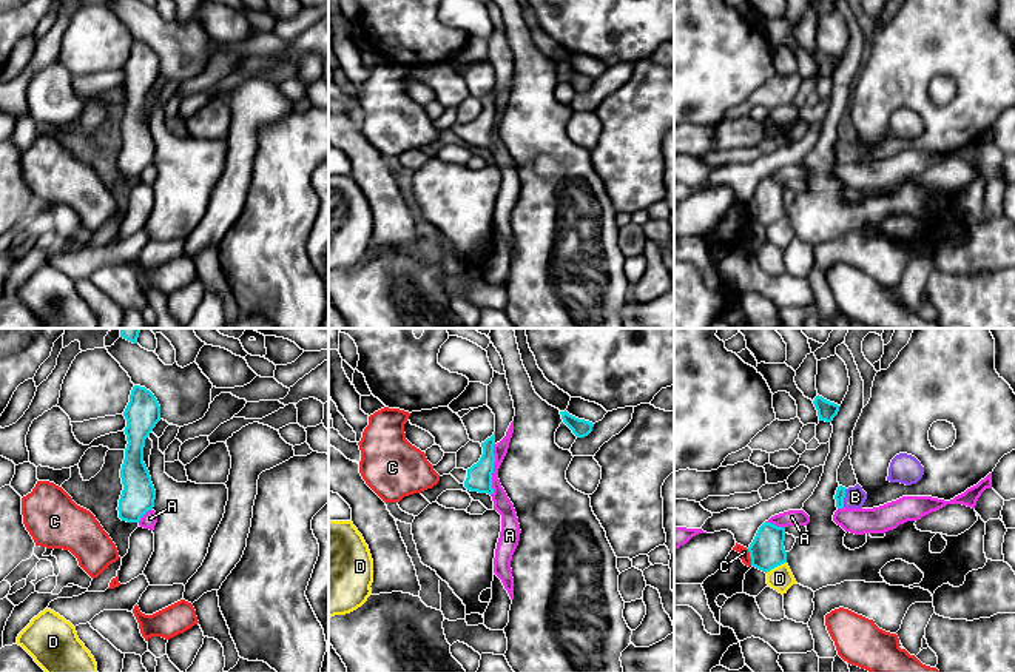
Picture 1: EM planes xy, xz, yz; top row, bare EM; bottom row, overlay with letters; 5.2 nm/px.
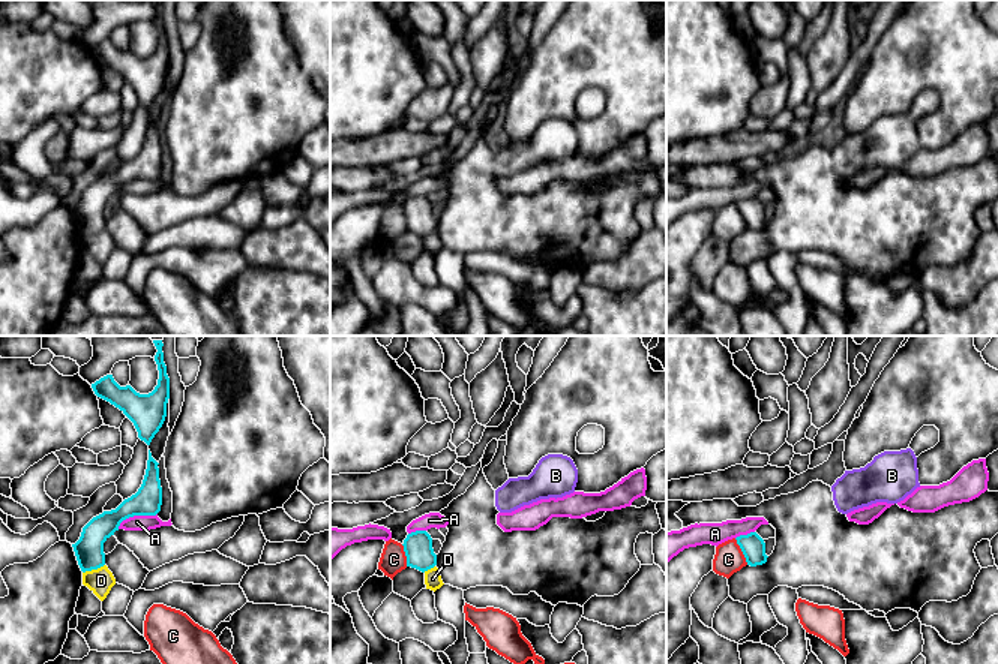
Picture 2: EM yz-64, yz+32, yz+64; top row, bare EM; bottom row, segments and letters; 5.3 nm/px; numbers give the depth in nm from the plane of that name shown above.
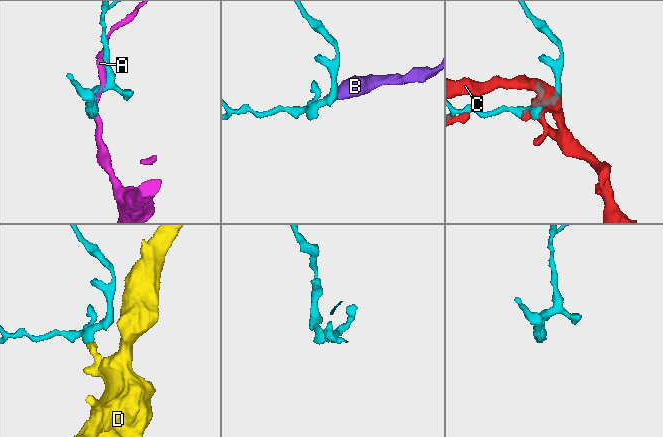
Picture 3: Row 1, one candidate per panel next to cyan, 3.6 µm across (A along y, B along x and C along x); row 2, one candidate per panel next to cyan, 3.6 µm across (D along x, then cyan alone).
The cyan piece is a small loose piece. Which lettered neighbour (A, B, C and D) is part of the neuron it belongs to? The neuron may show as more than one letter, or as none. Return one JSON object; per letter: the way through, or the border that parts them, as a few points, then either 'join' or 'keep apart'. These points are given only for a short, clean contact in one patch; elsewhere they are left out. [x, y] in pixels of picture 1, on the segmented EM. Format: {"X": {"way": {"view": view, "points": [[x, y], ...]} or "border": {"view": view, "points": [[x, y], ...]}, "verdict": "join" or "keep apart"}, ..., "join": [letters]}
{"A": {"verdict": "keep apart"}, "B": {"way": {"view": "yz", "points": [[839, 495], [844, 497], [855, 497]]}, "verdict": "join"}, "C": {"border": {"view": "yz", "points": [[747, 549], [751, 564]]}, "verdict": "keep apart"}, "D": {"border": {"view": "yz", "points": [[785, 561], [765, 572]]}, "verdict": "keep apart"}, "join": ["B"]}

